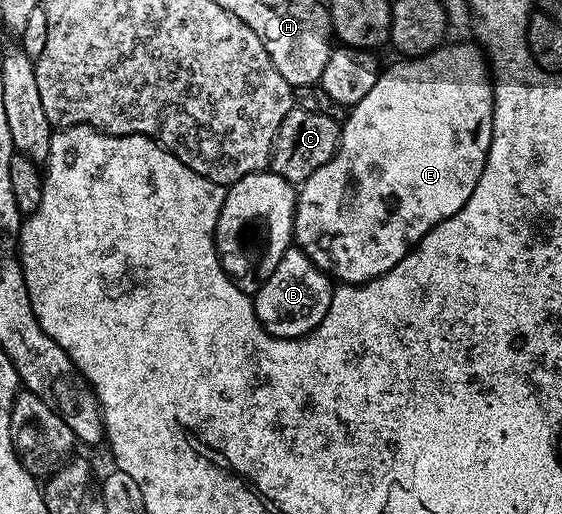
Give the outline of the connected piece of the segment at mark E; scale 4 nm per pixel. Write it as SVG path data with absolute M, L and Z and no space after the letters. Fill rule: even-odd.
M454 43L451 47L443 45L430 55L398 61L402 63L388 68L387 71L385 68L379 74L376 85L372 85L372 90L357 105L349 108L347 115L350 116L347 117L346 123L344 119L340 127L338 152L327 163L320 165L320 169L316 169L312 177L308 177L297 188L298 203L294 206L293 242L319 269L325 271L331 280L339 284L366 283L369 279L388 273L388 269L395 267L407 251L411 251L437 223L464 209L468 197L472 197L472 189L476 189L476 181L480 181L480 173L484 173L484 165L490 152L494 120L494 84L483 52L471 43Z

